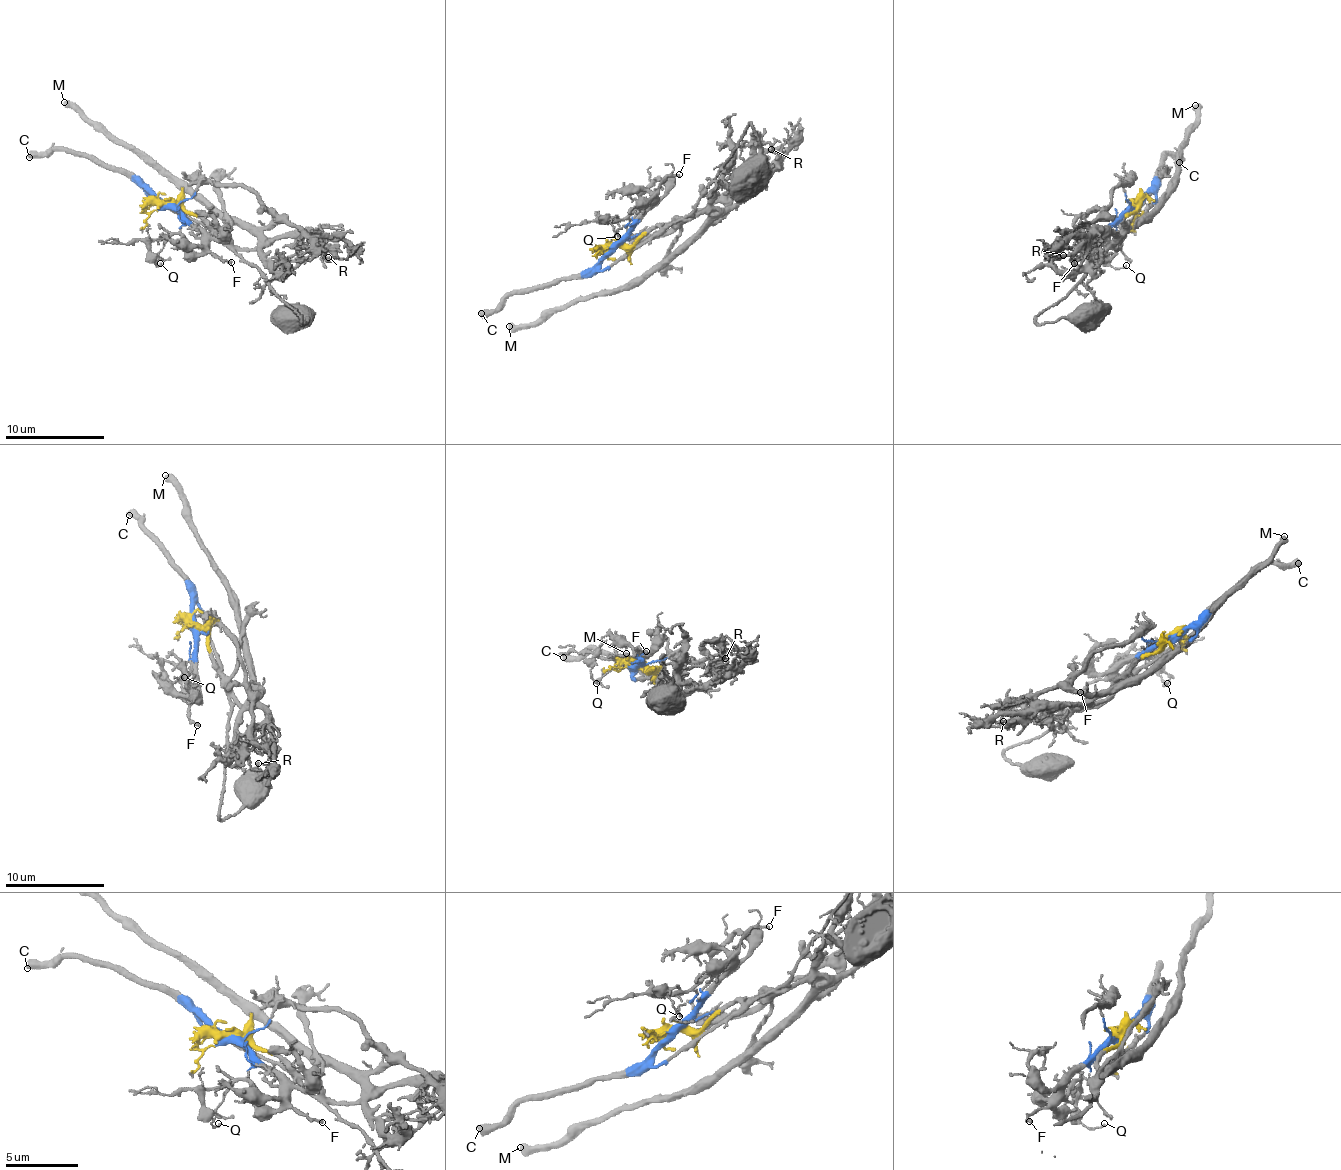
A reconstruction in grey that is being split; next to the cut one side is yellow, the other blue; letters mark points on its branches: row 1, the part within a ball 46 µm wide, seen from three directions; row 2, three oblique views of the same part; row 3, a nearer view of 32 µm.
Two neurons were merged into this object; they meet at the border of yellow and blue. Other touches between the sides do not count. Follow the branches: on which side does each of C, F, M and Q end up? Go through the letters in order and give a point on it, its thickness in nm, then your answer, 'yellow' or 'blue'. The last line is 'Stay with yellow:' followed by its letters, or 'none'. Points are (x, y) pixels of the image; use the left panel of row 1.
C: (29, 157) | 500 nm | blue
F: (231, 262) | 190 nm | blue
M: (64, 102) | 480 nm | yellow
Q: (160, 263) | 70 nm | blue
Stay with yellow: M

